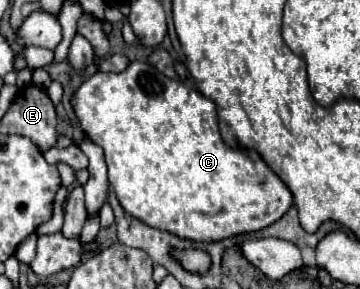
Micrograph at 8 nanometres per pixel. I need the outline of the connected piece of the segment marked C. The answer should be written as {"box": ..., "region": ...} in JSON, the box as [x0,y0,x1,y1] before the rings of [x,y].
{"box":[71,60,293,242],"region":[[[135,60],[135,62],[129,64],[129,68],[125,68],[123,72],[117,72],[117,74],[107,74],[107,72],[93,74],[91,78],[87,78],[75,90],[71,104],[73,104],[75,116],[79,118],[79,126],[81,126],[83,134],[91,142],[95,142],[97,146],[101,146],[103,152],[105,152],[109,186],[115,190],[121,208],[125,212],[129,212],[133,218],[137,218],[137,220],[141,220],[141,222],[145,222],[145,224],[149,224],[153,228],[159,228],[159,230],[171,232],[171,234],[175,234],[179,238],[187,238],[187,240],[195,240],[195,242],[217,242],[217,240],[225,240],[225,238],[231,238],[231,236],[237,236],[237,234],[247,234],[247,232],[257,232],[261,228],[267,228],[269,224],[273,224],[273,220],[279,220],[291,208],[291,204],[293,204],[293,196],[291,196],[289,188],[263,162],[263,158],[257,152],[249,152],[245,148],[229,148],[223,142],[223,138],[219,134],[219,126],[217,126],[217,108],[215,108],[215,104],[209,98],[205,98],[197,90],[187,88],[179,80],[167,78],[155,66],[151,66],[149,62]]]}

